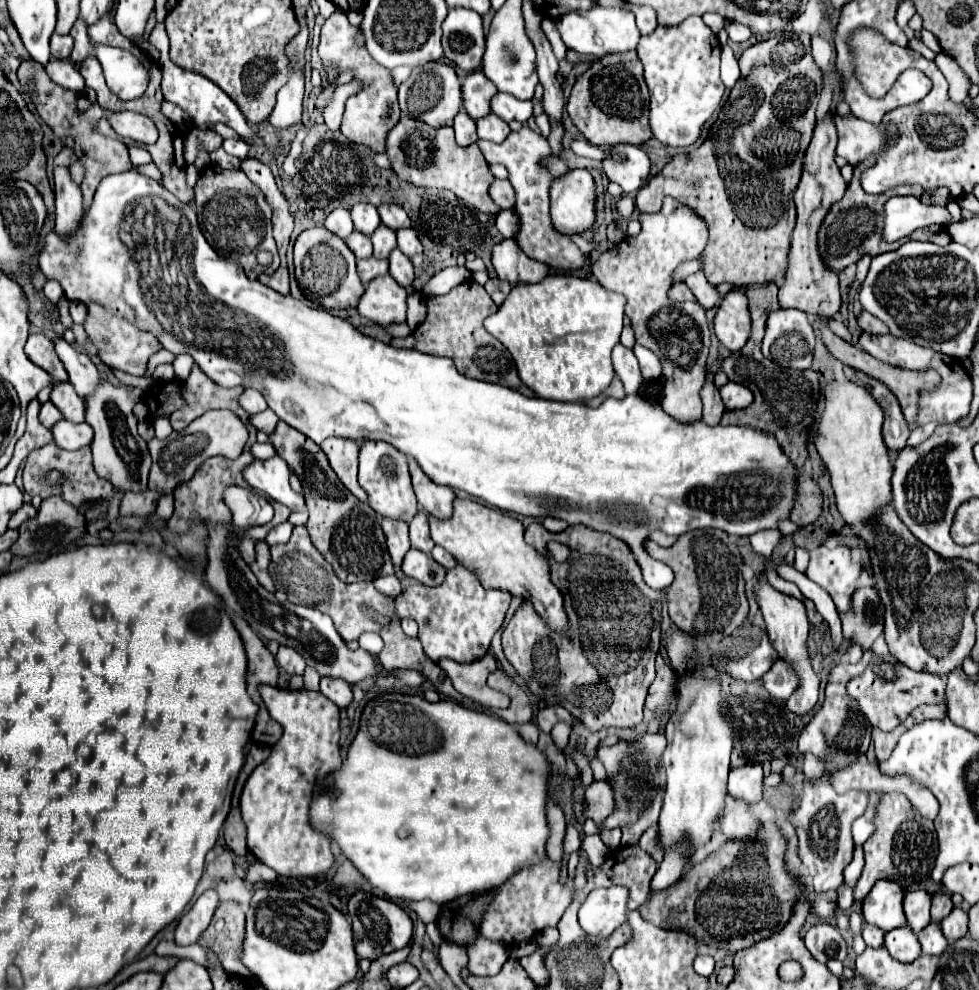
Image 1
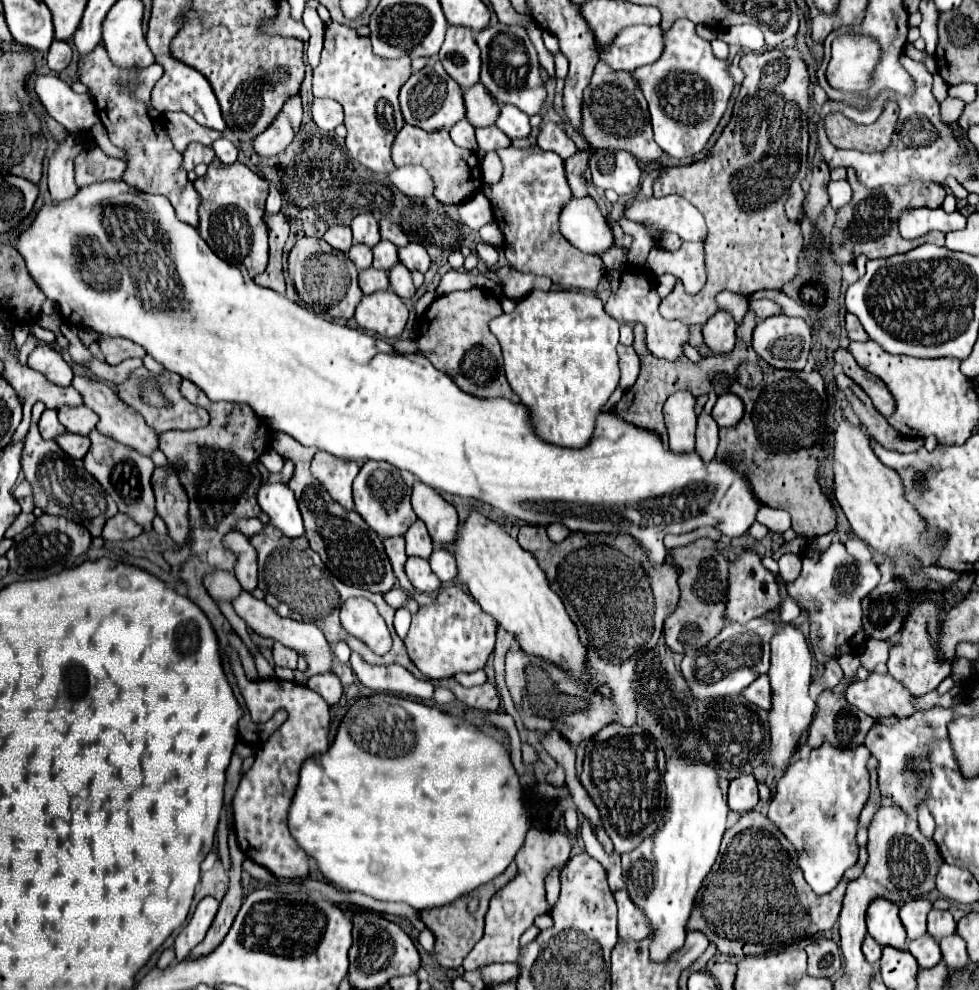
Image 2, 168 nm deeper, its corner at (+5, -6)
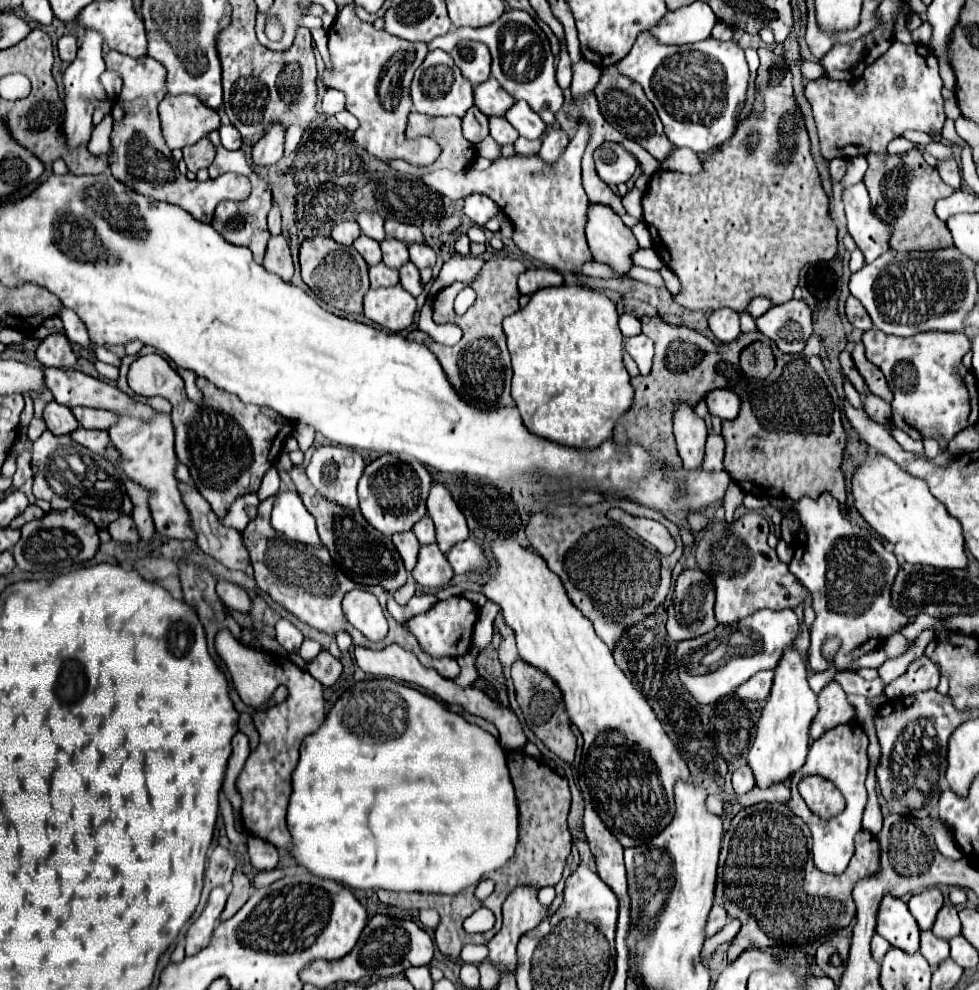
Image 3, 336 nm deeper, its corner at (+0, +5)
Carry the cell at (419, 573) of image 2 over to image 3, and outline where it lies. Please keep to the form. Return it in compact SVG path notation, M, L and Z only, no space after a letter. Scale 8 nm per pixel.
M422 545L418 553L418 563L412 571L412 577L424 589L444 587L452 579L454 571L446 559L446 555L438 549L438 545Z

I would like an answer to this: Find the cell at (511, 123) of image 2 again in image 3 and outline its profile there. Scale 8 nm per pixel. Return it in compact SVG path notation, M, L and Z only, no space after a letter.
M516 101L508 113L506 119L512 123L512 127L526 139L538 139L544 133L544 121L526 105L526 101Z

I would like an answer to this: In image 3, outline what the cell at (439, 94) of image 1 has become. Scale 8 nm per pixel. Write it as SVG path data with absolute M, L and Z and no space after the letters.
M440 49L430 51L426 55L424 63L416 69L412 85L410 85L410 93L412 93L412 101L414 101L414 111L432 115L432 117L448 117L448 115L462 117L474 105L472 85L462 77L462 73L454 65L452 57Z

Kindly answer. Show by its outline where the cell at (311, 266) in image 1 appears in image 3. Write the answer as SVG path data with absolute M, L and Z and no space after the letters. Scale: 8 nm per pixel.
M312 237L300 245L300 269L304 283L330 307L344 313L362 313L362 297L370 289L368 265L354 247L336 243L332 237Z

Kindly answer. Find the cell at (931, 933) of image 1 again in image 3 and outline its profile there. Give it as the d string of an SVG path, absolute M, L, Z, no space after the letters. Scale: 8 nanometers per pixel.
M928 929L928 931L920 933L920 953L926 957L926 961L934 969L940 965L940 961L944 961L950 955L950 947L948 947L948 941L936 937Z

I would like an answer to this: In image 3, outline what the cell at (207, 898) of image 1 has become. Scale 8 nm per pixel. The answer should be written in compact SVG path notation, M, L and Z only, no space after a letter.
M216 887L210 891L204 911L186 931L186 955L194 955L194 953L198 953L198 949L208 945L210 933L214 931L214 923L218 921L226 899L228 899L228 893L222 887Z

